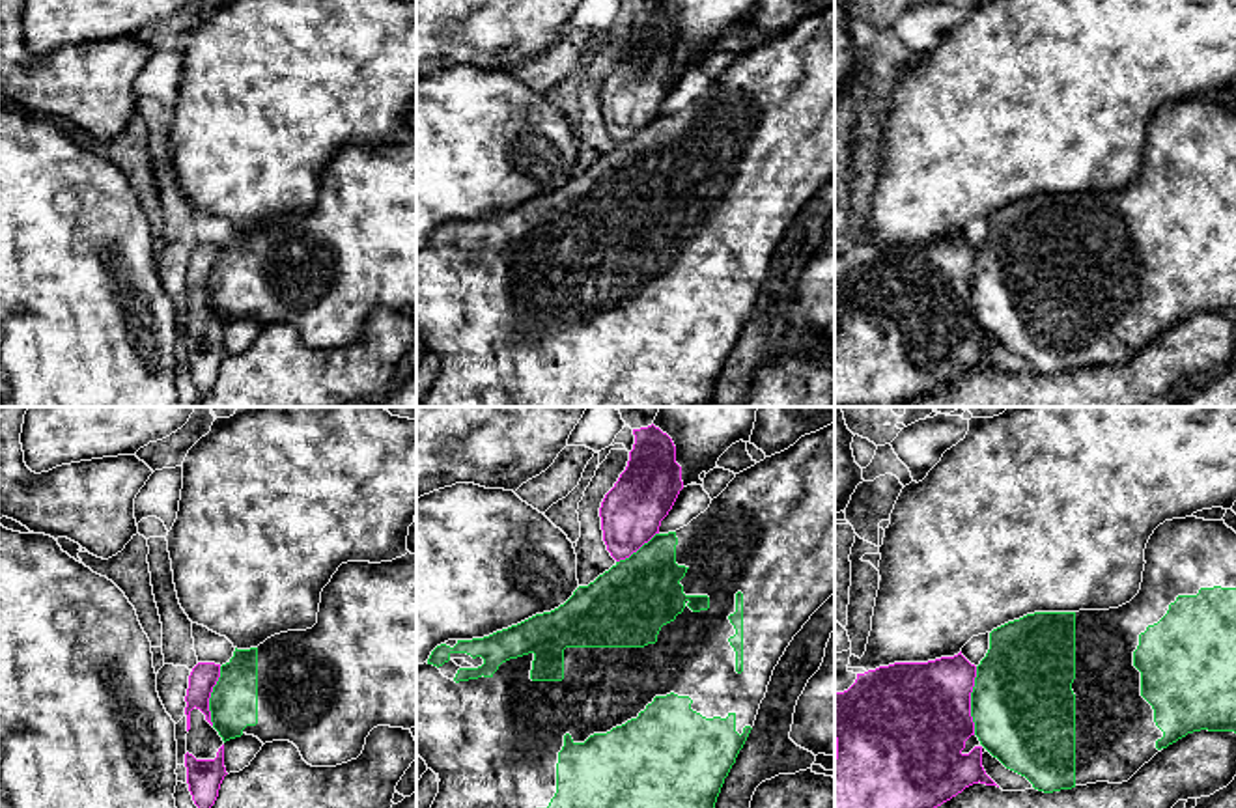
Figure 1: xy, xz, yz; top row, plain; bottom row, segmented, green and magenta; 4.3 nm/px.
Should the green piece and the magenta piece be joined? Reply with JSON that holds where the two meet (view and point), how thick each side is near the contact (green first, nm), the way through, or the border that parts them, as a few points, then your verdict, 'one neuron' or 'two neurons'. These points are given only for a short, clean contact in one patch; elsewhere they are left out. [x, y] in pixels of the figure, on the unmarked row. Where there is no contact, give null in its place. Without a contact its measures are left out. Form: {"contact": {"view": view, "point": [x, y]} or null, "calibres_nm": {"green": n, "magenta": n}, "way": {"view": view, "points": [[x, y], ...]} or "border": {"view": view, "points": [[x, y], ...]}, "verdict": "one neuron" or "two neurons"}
{"contact": {"view": "yz", "point": [971, 282]}, "calibres_nm": {"green": 440, "magenta": 460}, "border": {"view": "yz", "points": [[977, 249], [971, 275], [973, 316]]}, "verdict": "two neurons"}

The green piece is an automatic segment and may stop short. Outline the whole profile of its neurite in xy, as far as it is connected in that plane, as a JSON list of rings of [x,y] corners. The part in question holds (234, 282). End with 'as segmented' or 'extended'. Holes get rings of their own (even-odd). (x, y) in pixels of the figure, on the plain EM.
[[[407,134],[381,146],[342,146],[321,174],[317,205],[312,211],[280,215],[250,231],[235,230],[233,239],[220,248],[209,293],[224,325],[243,315],[263,327],[289,323],[312,349],[357,341],[377,308],[416,310],[416,136]]]; extended

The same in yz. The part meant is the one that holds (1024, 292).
[[[1197,99],[1173,101],[1159,106],[1145,131],[1145,153],[1139,175],[1126,187],[1109,192],[1034,194],[1008,203],[990,215],[990,231],[976,248],[971,274],[971,299],[980,327],[1006,351],[1025,358],[1034,371],[1053,375],[1096,364],[1128,364],[1158,334],[1187,315],[1236,315],[1236,114],[1225,103]]]; extended

